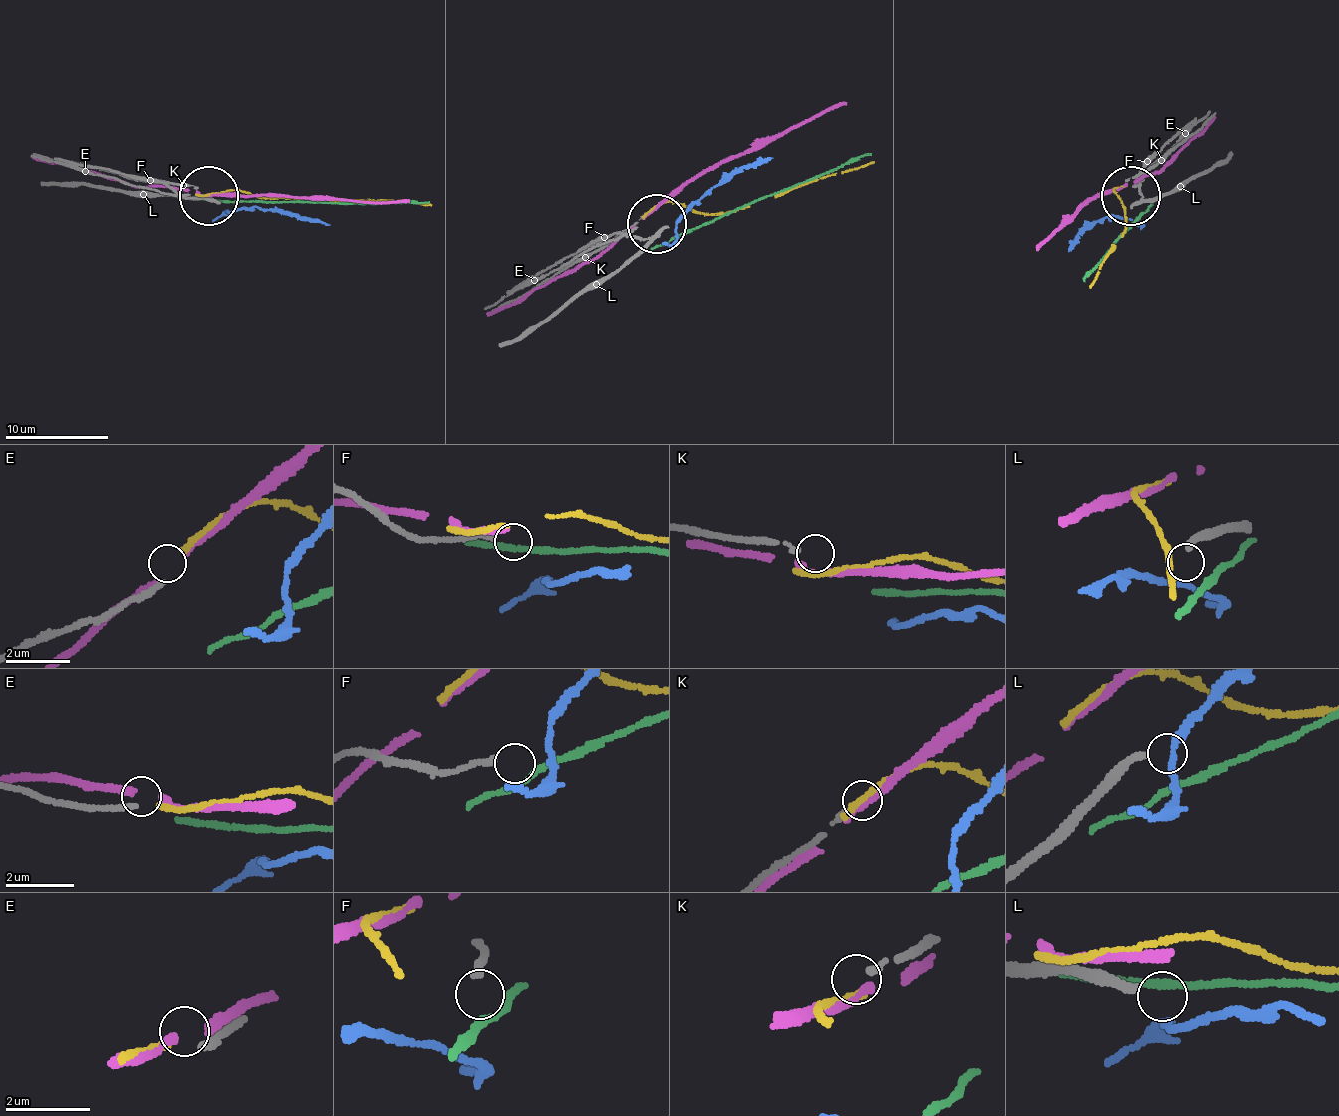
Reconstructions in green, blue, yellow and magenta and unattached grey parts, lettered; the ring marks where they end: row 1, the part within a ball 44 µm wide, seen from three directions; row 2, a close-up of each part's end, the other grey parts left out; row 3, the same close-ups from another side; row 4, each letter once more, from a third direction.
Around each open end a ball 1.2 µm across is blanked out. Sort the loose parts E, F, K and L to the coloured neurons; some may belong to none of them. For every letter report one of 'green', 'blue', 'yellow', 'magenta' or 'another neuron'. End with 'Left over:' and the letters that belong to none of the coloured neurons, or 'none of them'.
E: yellow
F: another neuron
K: another neuron
L: another neuron
Left over: F, K, L

